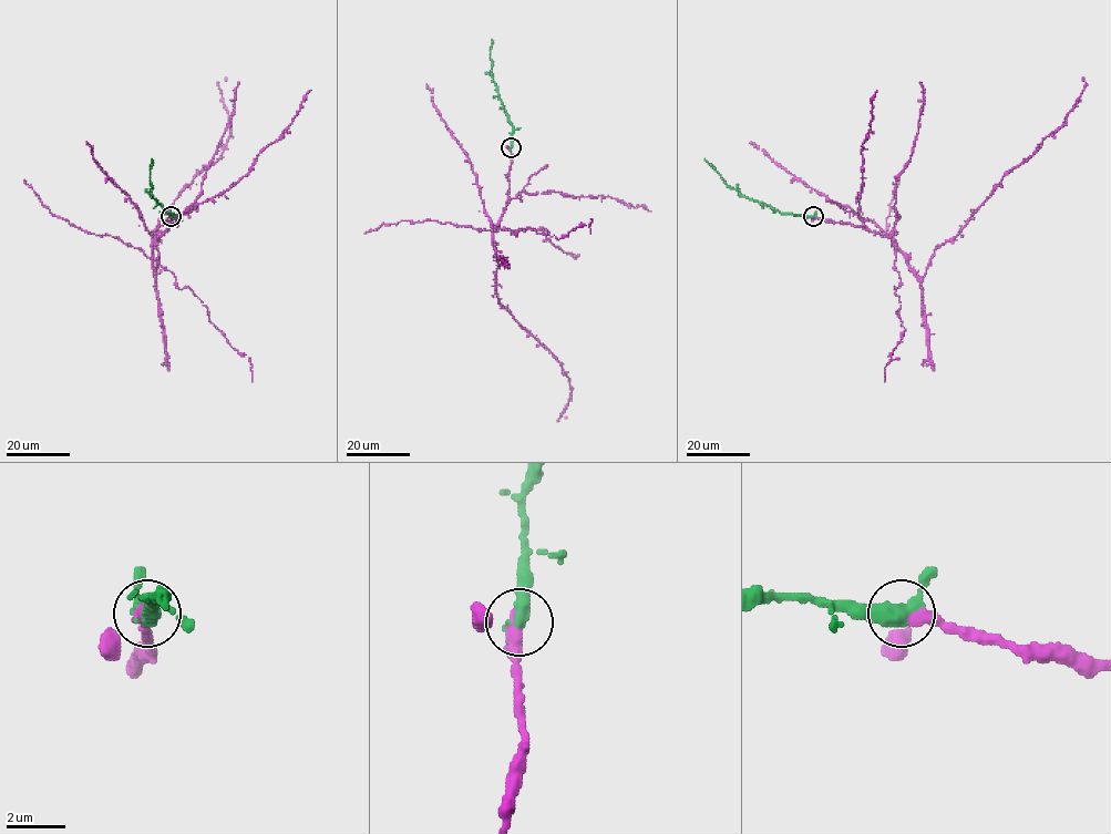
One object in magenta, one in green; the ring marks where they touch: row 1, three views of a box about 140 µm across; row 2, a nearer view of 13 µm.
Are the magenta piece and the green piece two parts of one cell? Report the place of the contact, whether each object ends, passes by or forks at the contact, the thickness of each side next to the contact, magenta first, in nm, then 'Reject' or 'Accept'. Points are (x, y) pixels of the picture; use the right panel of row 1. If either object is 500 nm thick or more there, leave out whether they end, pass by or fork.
Place: (813, 216). At the ring magenta passes by. At the ring green passes by. Thickness 340 nm (magenta) against 420 nm. Accept

